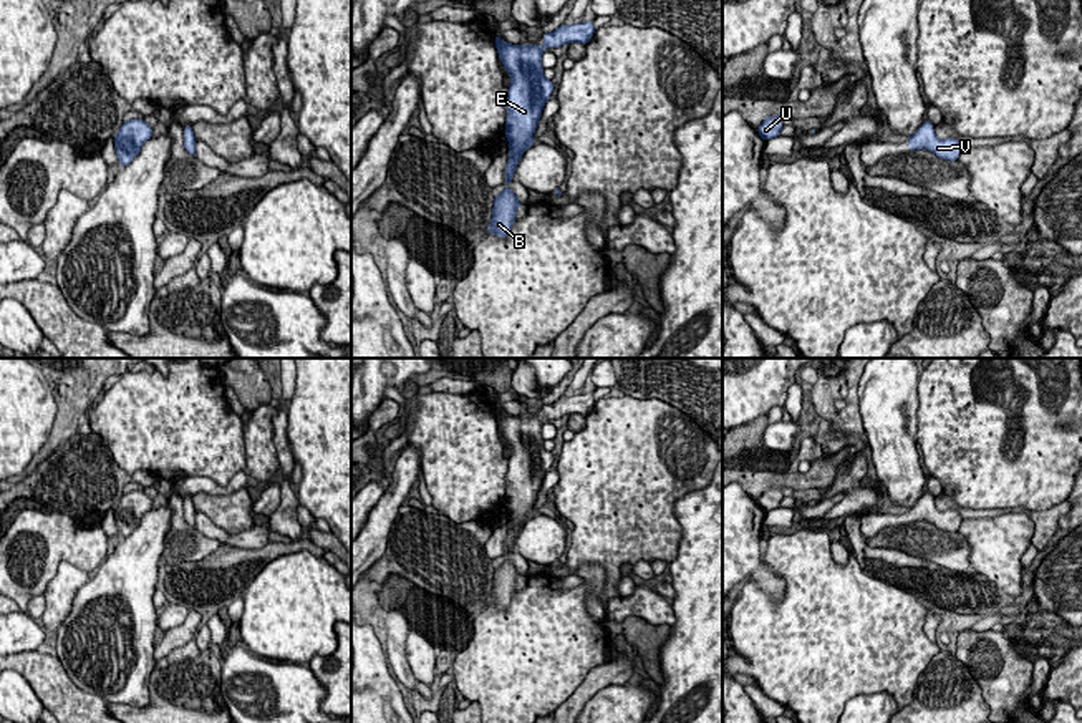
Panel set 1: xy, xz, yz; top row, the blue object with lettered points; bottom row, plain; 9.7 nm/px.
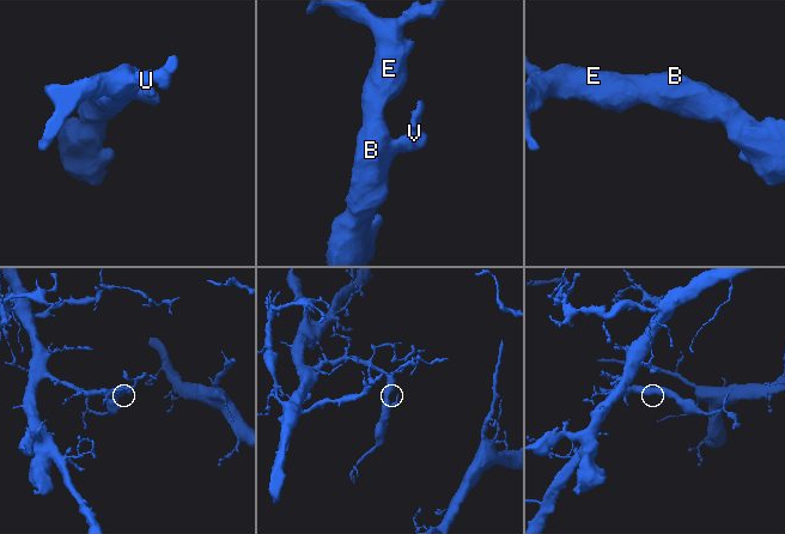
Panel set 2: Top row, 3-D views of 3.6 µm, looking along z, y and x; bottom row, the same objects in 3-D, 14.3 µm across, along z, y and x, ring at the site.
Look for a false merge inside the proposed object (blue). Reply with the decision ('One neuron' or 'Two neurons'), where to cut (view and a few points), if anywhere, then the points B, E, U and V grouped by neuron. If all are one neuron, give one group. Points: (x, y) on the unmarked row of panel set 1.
One neuron. No split. Groups: B E U V

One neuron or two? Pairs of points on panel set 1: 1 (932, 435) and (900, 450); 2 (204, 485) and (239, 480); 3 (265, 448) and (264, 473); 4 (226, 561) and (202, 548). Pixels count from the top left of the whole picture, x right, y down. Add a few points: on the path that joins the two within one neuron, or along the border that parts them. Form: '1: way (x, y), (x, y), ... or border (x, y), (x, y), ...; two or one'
1: border (920, 402), (915, 440); two
2: way (212, 488), (227, 490), (231, 486); one
3: way (264, 455), (264, 466); one
4: border (221, 544), (201, 559), (183, 561), (176, 566); two

